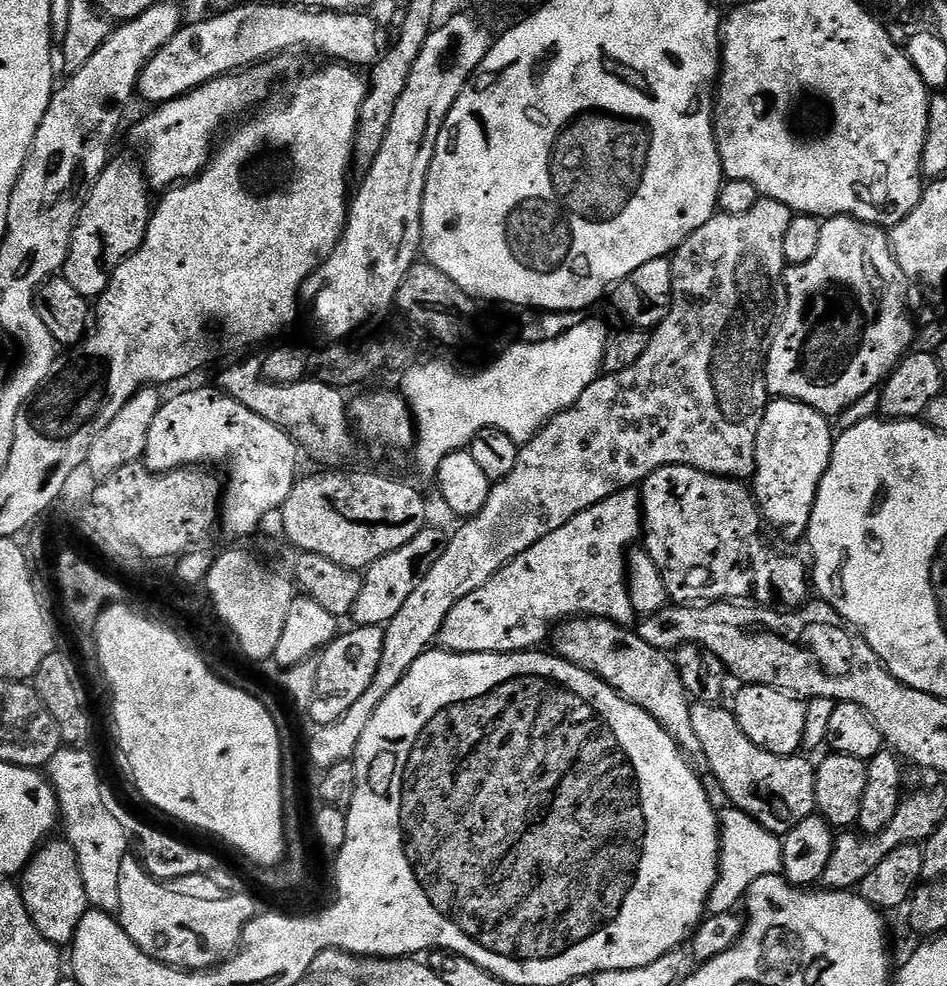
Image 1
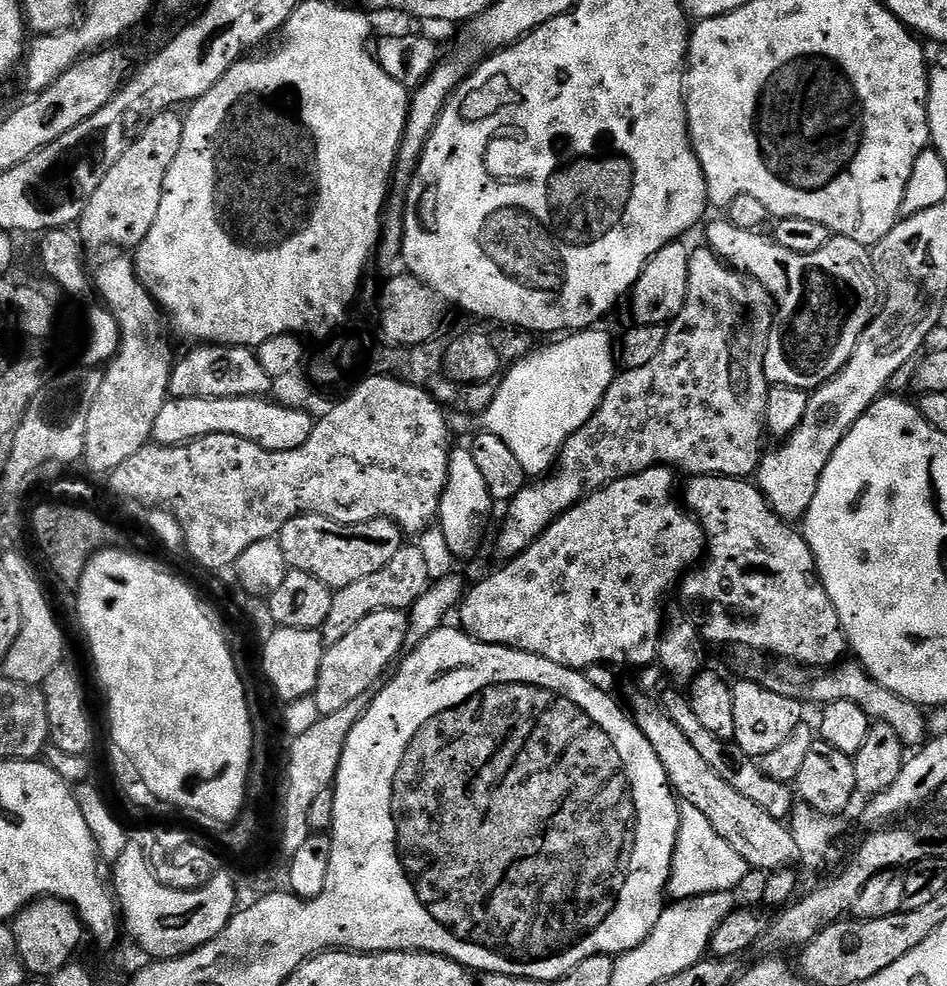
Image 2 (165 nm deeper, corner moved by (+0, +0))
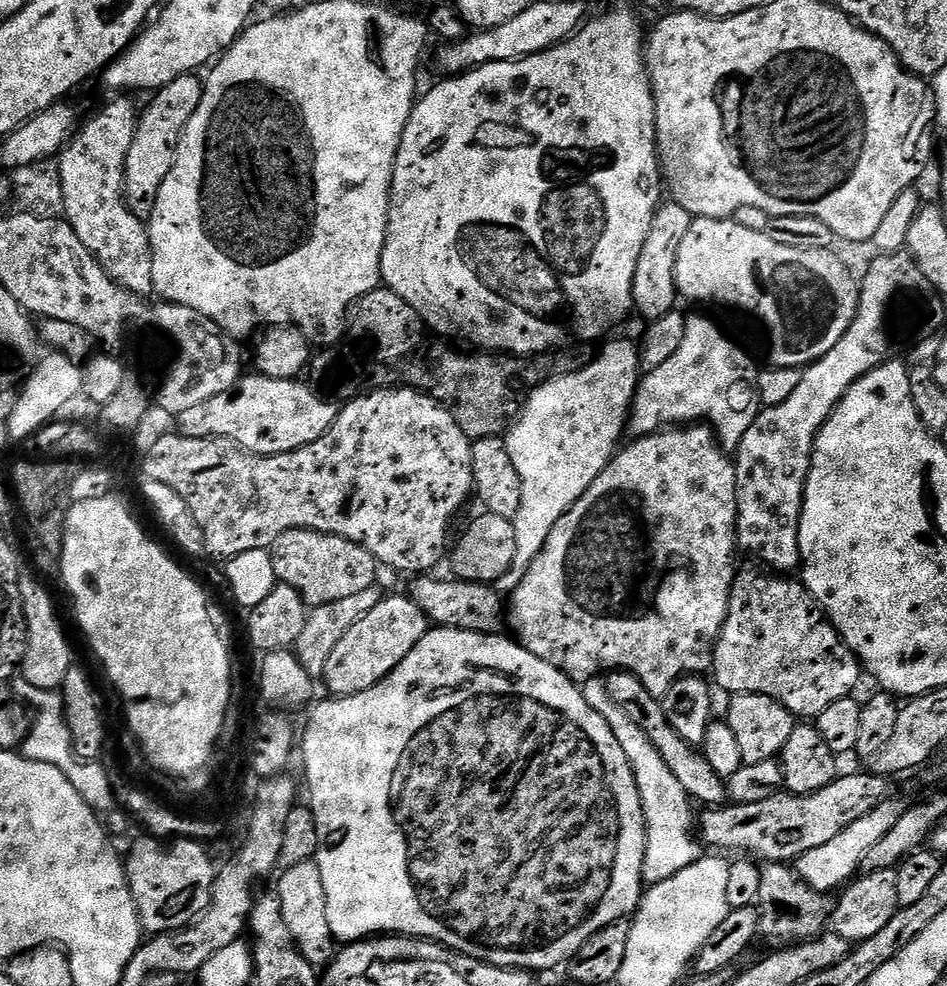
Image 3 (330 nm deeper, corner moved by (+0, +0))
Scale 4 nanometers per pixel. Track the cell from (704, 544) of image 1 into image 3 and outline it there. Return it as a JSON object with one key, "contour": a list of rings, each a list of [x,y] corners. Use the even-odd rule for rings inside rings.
{"contour":[[[756,568],[749,572],[737,571],[736,580],[732,584],[726,622],[716,639],[716,649],[712,651],[710,672],[711,675],[716,675],[715,687],[719,691],[721,688],[728,692],[727,694],[766,694],[777,700],[793,717],[818,717],[822,710],[826,710],[826,706],[838,702],[838,698],[846,698],[855,693],[855,688],[860,684],[860,676],[862,677],[860,659],[846,646],[832,621],[825,617],[823,608],[799,579],[785,578]]]}

